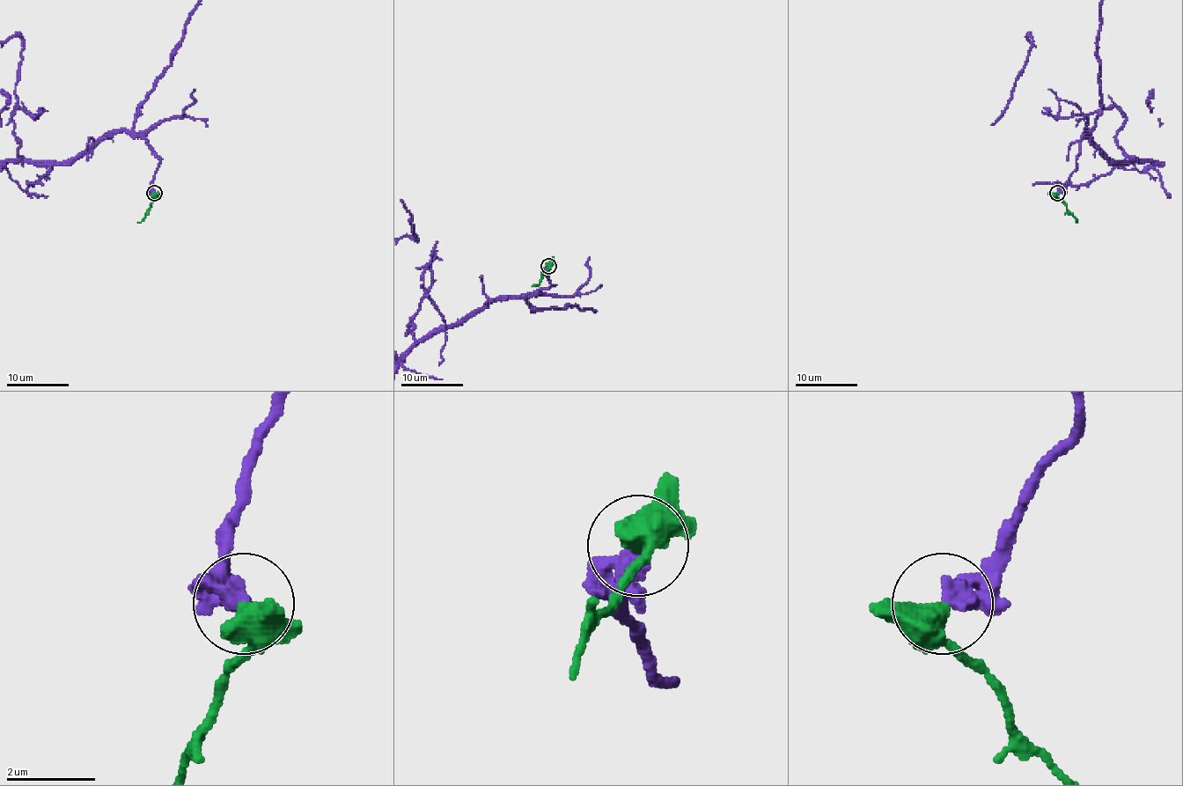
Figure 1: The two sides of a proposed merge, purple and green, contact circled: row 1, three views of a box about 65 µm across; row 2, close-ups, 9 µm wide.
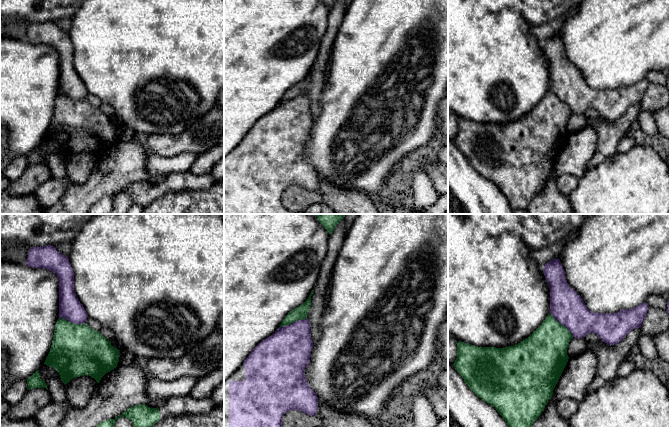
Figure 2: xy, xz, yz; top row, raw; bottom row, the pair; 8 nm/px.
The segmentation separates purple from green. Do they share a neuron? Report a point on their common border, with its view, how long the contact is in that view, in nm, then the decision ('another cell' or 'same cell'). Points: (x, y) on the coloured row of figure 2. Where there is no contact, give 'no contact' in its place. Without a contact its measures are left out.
meets purple in xz at (293, 322); contact 240 nm long; another cell

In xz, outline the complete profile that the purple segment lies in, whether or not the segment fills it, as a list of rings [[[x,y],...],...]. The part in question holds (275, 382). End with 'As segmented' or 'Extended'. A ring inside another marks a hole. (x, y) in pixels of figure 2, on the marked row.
[[[302,319],[278,328],[224,381],[224,427],[282,427],[282,417],[289,410],[316,415],[318,397],[305,377],[313,348],[310,327],[308,319]]]. Extended

